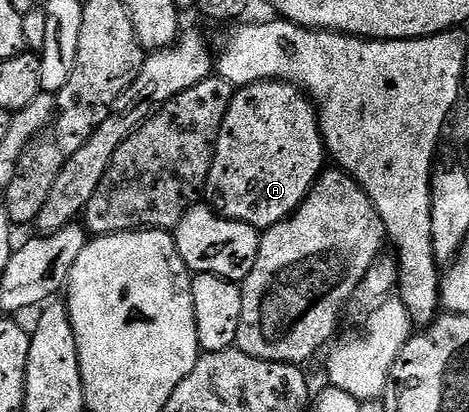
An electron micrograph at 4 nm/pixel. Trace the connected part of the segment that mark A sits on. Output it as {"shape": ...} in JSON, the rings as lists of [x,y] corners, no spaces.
{"shape":[[[278,81],[250,83],[248,87],[241,87],[236,90],[233,101],[225,113],[225,121],[221,125],[219,140],[215,142],[215,154],[211,157],[211,171],[207,175],[207,191],[209,196],[211,195],[211,200],[209,200],[210,206],[218,211],[220,215],[224,215],[226,219],[248,223],[248,225],[256,229],[266,229],[277,225],[282,219],[287,218],[288,215],[294,215],[295,210],[303,204],[305,197],[311,191],[311,186],[316,183],[325,170],[323,159],[325,160],[323,134],[319,132],[317,112],[307,96],[299,88],[293,86],[292,83],[281,83]]]}

